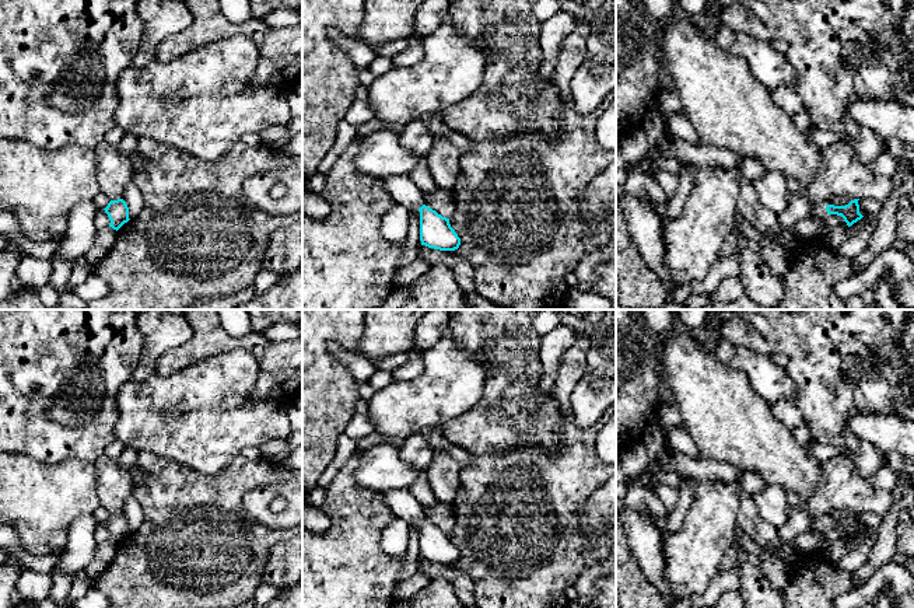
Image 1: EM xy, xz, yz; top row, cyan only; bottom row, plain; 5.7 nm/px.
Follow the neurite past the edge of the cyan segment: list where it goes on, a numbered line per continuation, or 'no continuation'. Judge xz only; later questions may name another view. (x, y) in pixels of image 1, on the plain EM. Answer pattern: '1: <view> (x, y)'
1: xz (403, 505)

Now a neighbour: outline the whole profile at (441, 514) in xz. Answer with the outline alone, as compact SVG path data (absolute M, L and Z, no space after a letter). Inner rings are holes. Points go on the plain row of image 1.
M438 502L435 506L424 509L424 518L447 532L451 532L455 527L451 503Z

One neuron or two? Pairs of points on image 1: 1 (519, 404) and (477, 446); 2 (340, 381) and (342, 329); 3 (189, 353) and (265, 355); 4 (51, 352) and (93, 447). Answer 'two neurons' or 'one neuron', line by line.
1: one neuron
2: one neuron
3: one neuron
4: one neuron

